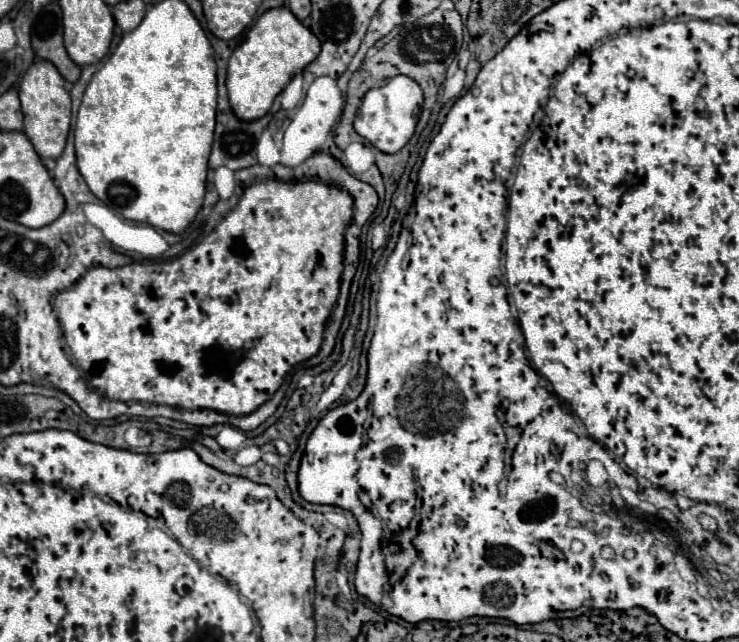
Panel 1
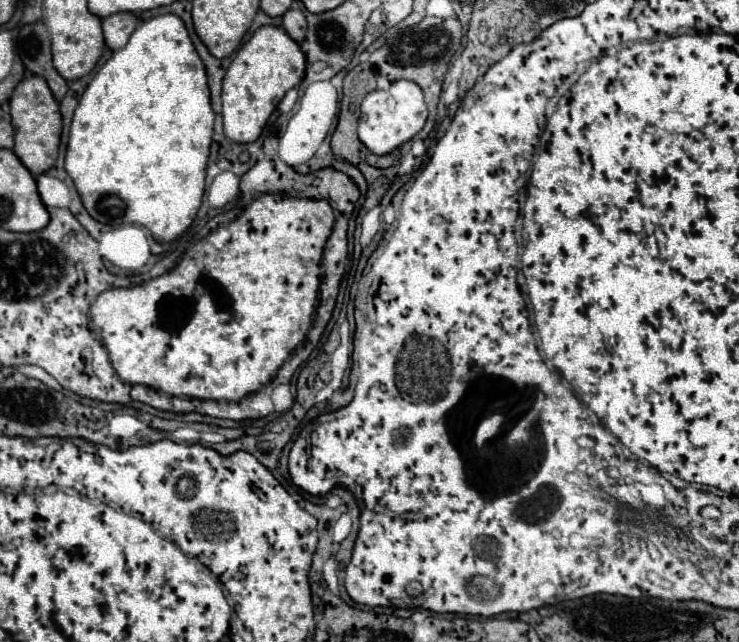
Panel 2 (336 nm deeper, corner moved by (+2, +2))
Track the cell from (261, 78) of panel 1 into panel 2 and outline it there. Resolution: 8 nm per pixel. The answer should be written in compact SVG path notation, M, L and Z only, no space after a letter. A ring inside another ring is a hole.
M273 25L259 27L251 35L251 39L237 51L229 69L225 71L225 79L223 79L223 129L225 129L225 135L237 143L255 141L261 135L263 125L267 123L269 115L277 109L283 95L291 87L297 87L301 83L301 79L305 75L305 67L307 67L307 57L301 51L299 43L293 41L281 27L273 27Z

